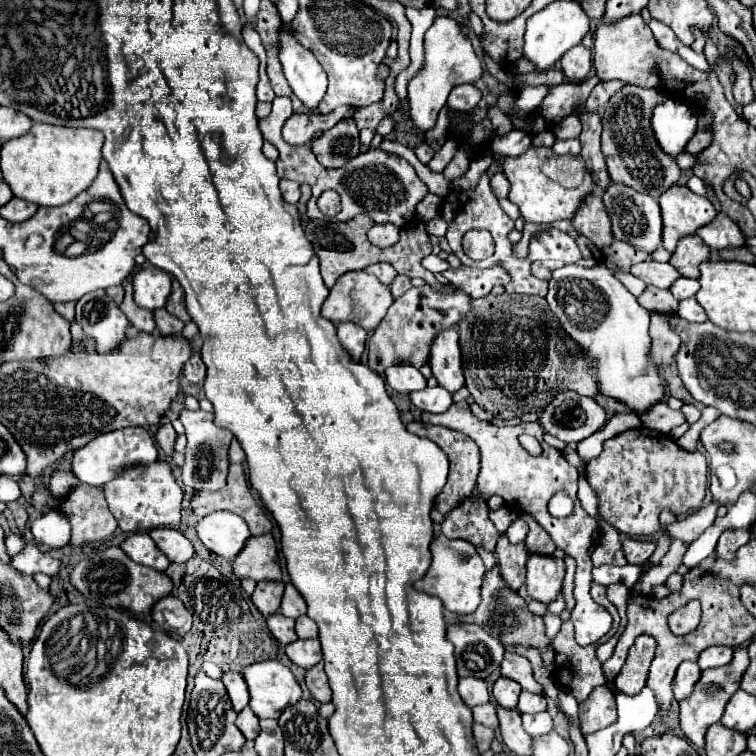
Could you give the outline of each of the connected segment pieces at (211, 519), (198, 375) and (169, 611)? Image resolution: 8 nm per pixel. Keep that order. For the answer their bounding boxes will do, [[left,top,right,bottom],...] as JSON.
[[196,511,250,559],[184,351,206,383],[152,595,192,633]]

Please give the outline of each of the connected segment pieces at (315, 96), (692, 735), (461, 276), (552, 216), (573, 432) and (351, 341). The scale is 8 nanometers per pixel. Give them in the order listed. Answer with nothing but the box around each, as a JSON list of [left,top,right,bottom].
[[280,31,328,109],[680,647,748,747],[442,267,510,299],[502,147,594,223],[540,391,606,445],[338,323,368,361]]

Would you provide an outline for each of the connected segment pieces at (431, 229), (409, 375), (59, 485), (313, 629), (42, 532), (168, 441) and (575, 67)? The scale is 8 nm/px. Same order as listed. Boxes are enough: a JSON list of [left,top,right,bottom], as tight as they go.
[[426,215,448,237],[386,365,426,393],[50,471,78,495],[296,615,318,639],[30,511,70,549],[156,423,176,455],[560,45,592,81]]

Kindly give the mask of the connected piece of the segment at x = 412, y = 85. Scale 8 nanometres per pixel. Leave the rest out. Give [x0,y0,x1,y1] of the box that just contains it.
[407,17,484,133]

